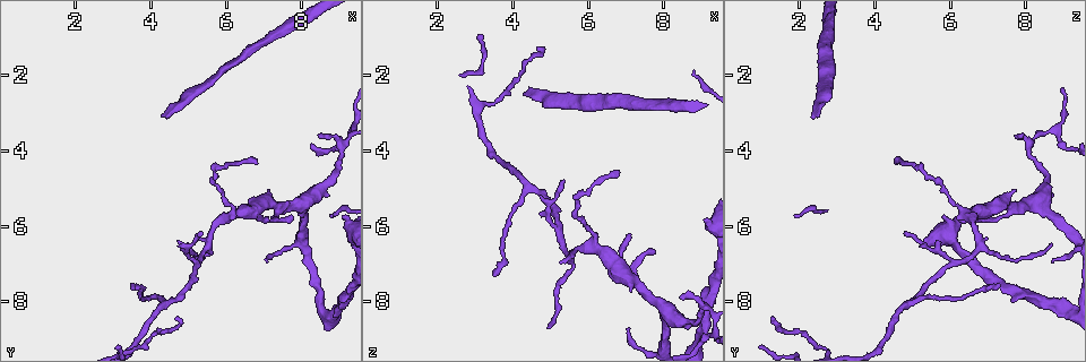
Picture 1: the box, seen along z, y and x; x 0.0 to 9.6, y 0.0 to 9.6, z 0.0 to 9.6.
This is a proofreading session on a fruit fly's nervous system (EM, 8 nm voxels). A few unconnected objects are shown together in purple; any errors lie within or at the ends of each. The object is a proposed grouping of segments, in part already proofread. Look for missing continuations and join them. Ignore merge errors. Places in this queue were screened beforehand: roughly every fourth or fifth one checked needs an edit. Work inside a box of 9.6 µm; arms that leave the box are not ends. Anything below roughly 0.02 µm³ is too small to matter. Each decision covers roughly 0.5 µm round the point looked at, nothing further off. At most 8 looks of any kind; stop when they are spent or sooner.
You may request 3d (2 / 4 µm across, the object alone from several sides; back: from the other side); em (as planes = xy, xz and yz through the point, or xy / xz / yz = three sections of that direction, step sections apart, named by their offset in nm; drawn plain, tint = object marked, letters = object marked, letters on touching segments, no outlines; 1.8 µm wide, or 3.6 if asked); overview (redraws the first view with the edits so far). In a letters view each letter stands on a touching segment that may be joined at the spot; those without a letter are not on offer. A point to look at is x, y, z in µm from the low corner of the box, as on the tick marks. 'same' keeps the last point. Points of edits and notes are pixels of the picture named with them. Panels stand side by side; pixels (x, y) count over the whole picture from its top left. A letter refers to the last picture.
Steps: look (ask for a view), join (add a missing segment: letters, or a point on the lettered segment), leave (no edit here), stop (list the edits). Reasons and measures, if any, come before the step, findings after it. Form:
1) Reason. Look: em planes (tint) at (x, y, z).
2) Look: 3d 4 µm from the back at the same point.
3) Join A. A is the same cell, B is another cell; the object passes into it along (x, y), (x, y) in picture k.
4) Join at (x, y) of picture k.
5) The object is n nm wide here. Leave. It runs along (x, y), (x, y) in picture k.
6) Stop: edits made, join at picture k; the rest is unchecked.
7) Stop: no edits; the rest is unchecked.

An open end. Look: 3d 4 µm from the back at (5.35, 6.10, 4.85).

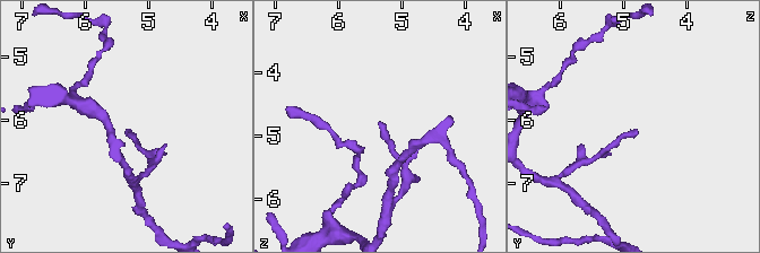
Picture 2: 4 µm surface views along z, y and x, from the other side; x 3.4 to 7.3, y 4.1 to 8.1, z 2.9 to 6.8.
Look: em planes (letters) at (5.35, 6.15, 4.75).

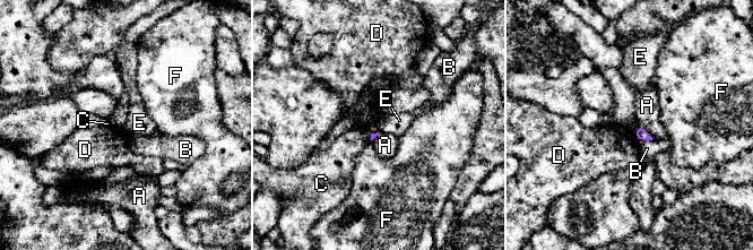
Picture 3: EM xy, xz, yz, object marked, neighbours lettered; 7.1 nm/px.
Leave. A, B, C, D, E and F are other cells; a border runs along (639, 126), (634, 131) in picture 3; no lettered segment goes on from it.

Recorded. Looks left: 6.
Free end. Look: em planes (letters) at (4.30, 3.10, 2.55).

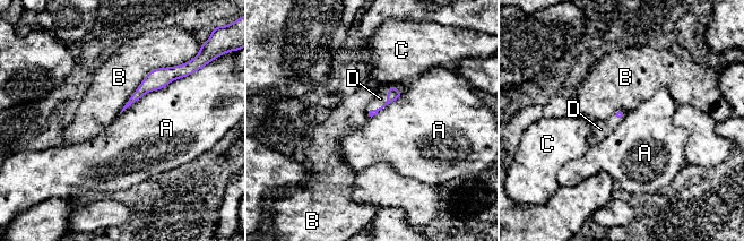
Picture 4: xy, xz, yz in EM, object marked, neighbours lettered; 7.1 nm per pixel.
Join D. D is the same cell, A, B and C are other cells; the neuron continues.

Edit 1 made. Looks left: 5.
Thin end. Look: 3d 2 µm at (4.90, 6.40, 8.75).

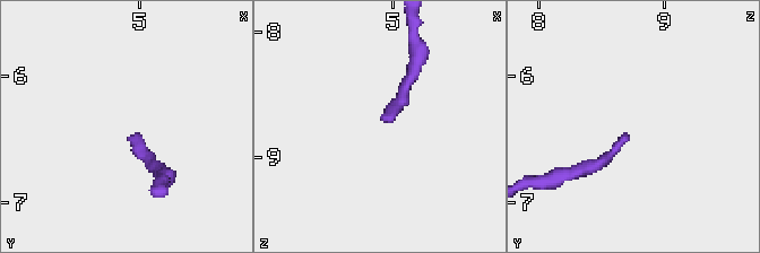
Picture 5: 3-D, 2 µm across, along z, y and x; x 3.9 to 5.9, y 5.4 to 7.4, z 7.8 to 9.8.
Look: em planes (letters) at (4.96, 6.48, 8.70).

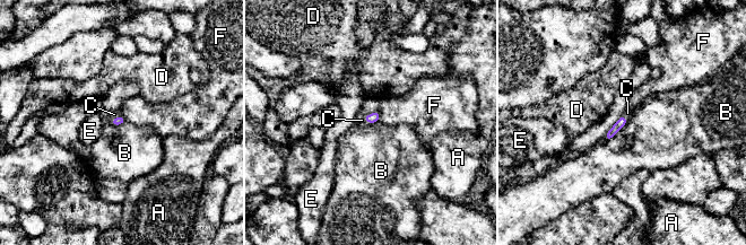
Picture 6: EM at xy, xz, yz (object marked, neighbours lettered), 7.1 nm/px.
The object is 70 nm wide here. Join C. C is the same cell, A, B, D, E and F are other cells; the object passes into it along (120, 120), (115, 117), (114, 114) in picture 6; it goes on there.

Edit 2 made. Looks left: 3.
Stop: edits made, join at picture 4, join at picture 6; the rest is unchecked.

